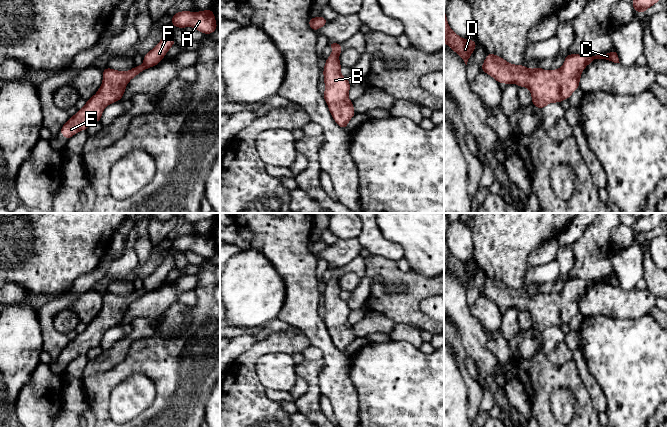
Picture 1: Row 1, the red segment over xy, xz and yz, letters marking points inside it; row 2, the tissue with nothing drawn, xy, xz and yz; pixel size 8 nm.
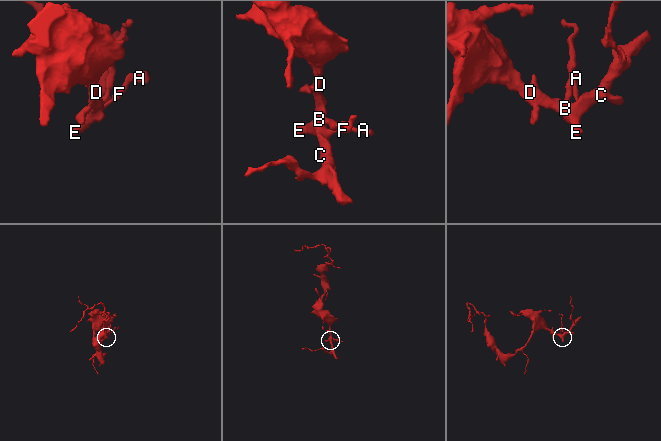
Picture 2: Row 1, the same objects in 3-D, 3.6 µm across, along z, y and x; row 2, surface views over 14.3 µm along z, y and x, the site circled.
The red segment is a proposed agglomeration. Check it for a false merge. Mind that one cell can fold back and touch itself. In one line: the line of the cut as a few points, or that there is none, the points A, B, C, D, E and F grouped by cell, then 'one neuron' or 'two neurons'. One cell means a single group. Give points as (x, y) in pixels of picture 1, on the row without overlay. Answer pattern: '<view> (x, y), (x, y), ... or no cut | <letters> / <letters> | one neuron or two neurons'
no cut | A B C D E F | one neuron

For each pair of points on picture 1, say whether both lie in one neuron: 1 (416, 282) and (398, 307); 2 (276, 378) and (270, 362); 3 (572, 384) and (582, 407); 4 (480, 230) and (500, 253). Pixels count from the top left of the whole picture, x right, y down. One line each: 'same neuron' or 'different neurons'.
1: same neuron
2: same neuron
3: same neuron
4: same neuron

